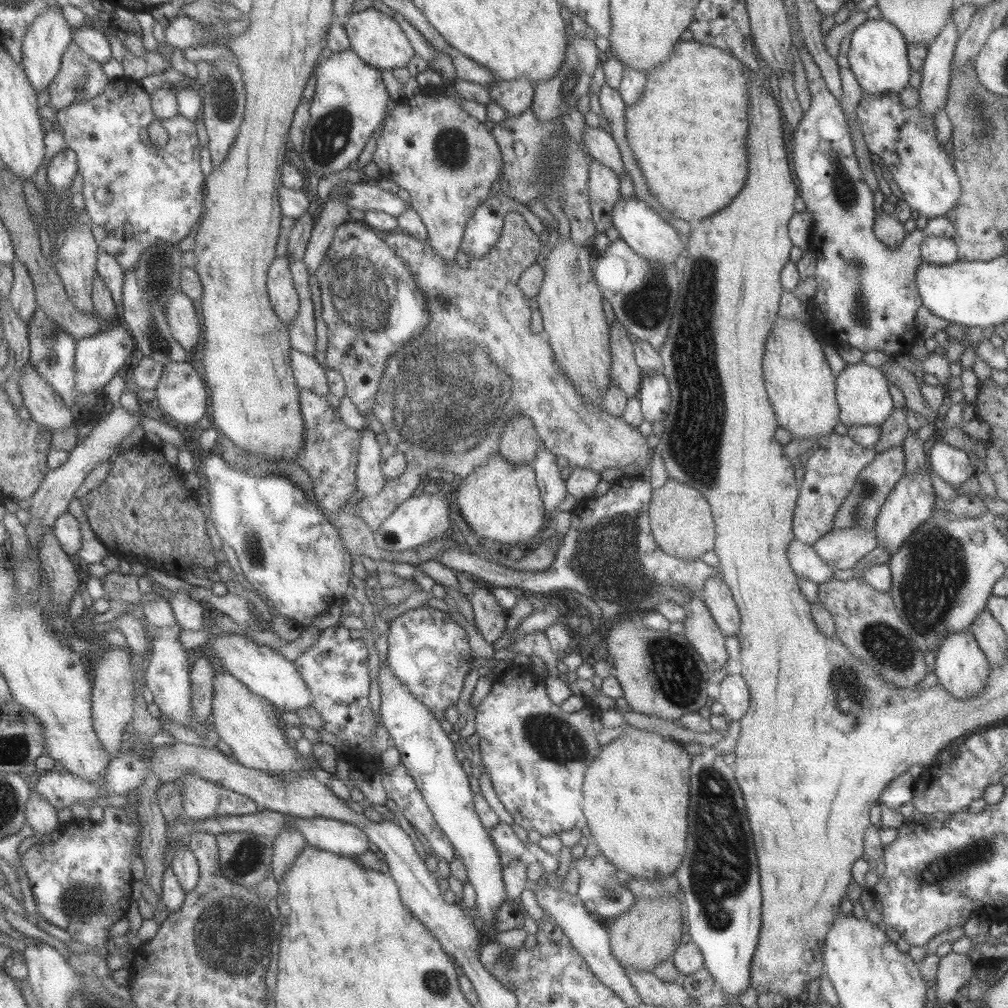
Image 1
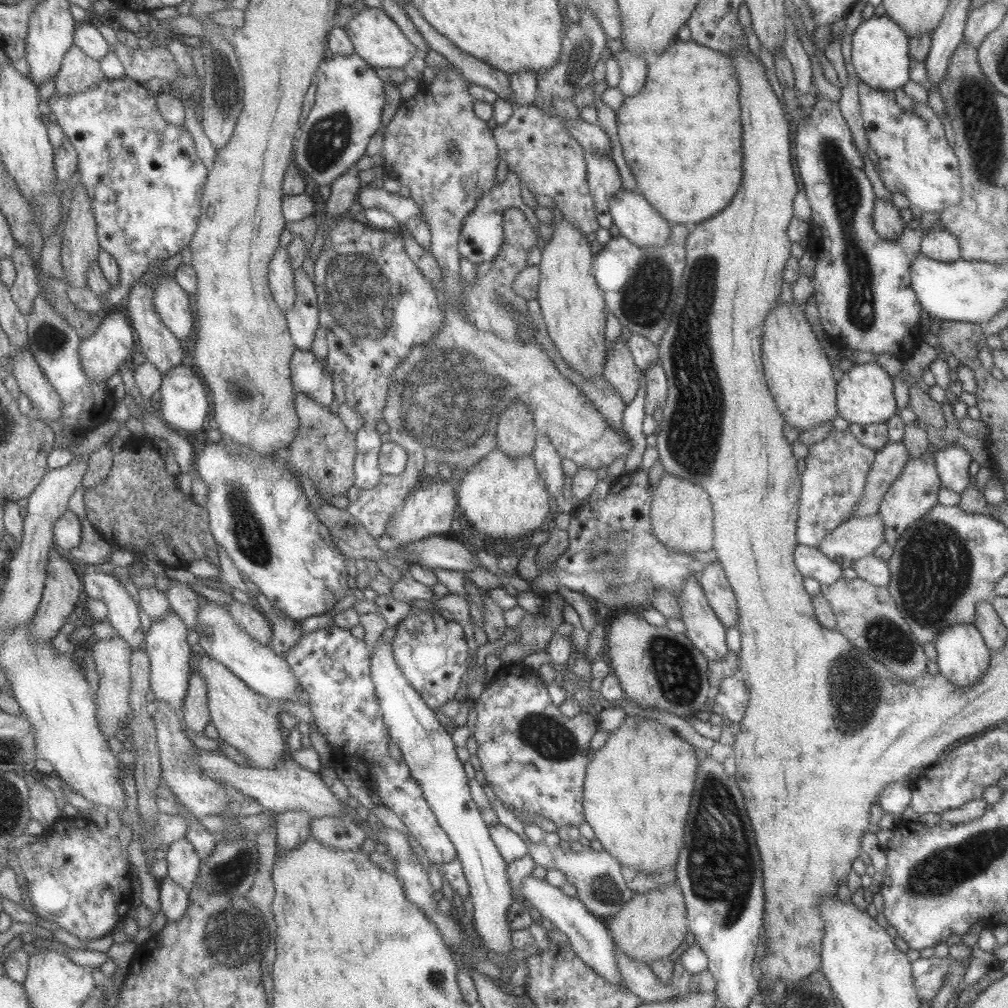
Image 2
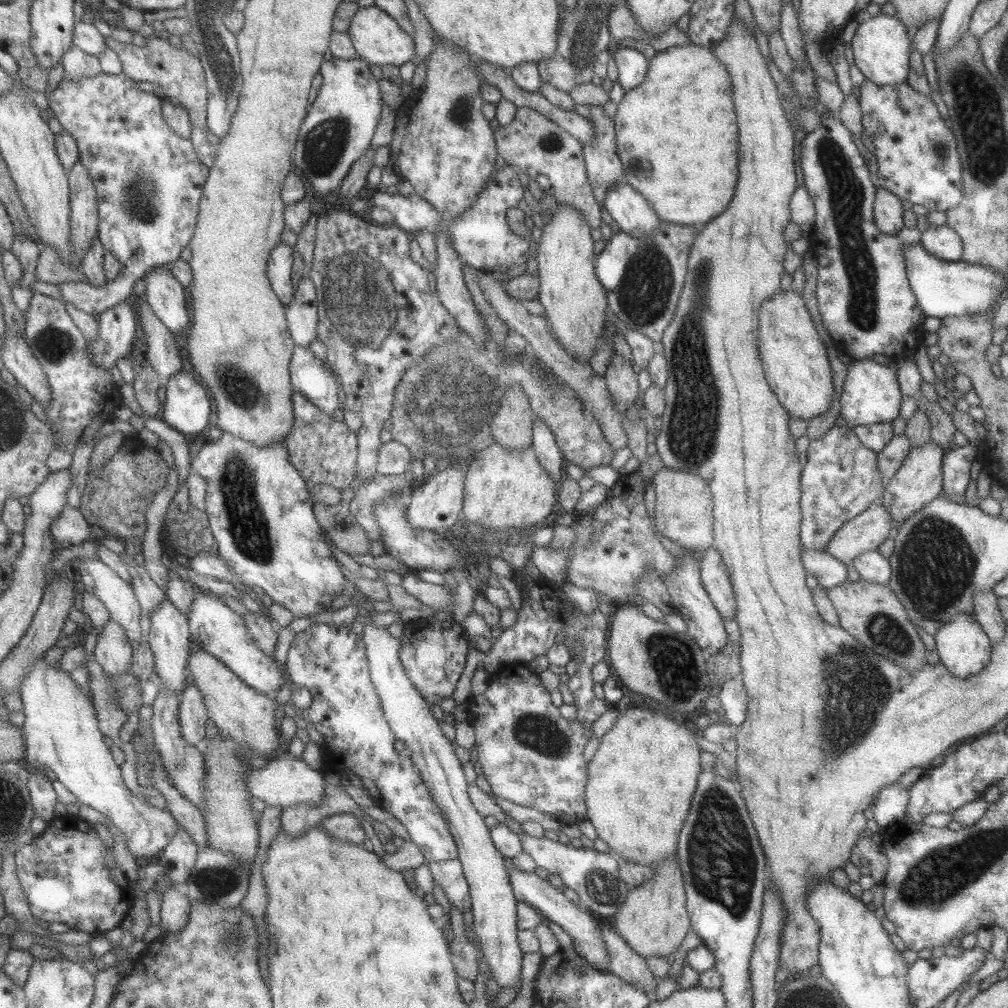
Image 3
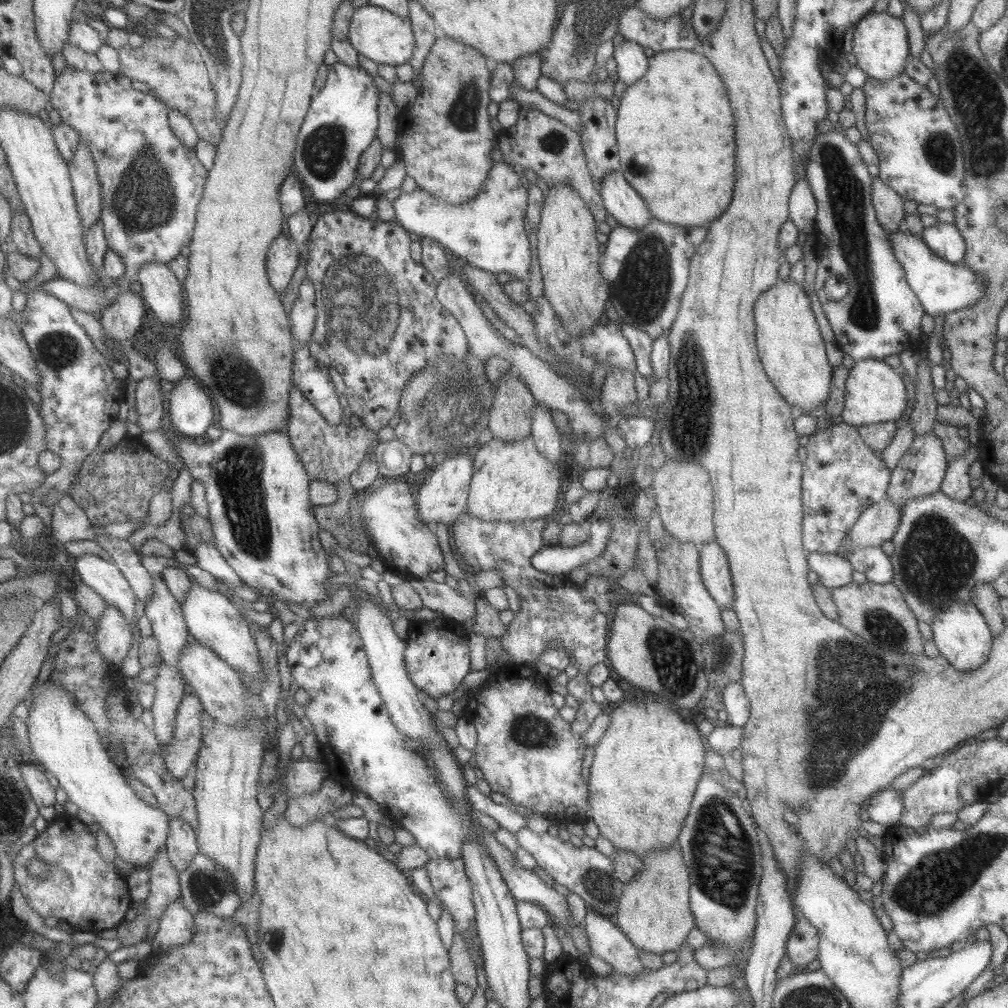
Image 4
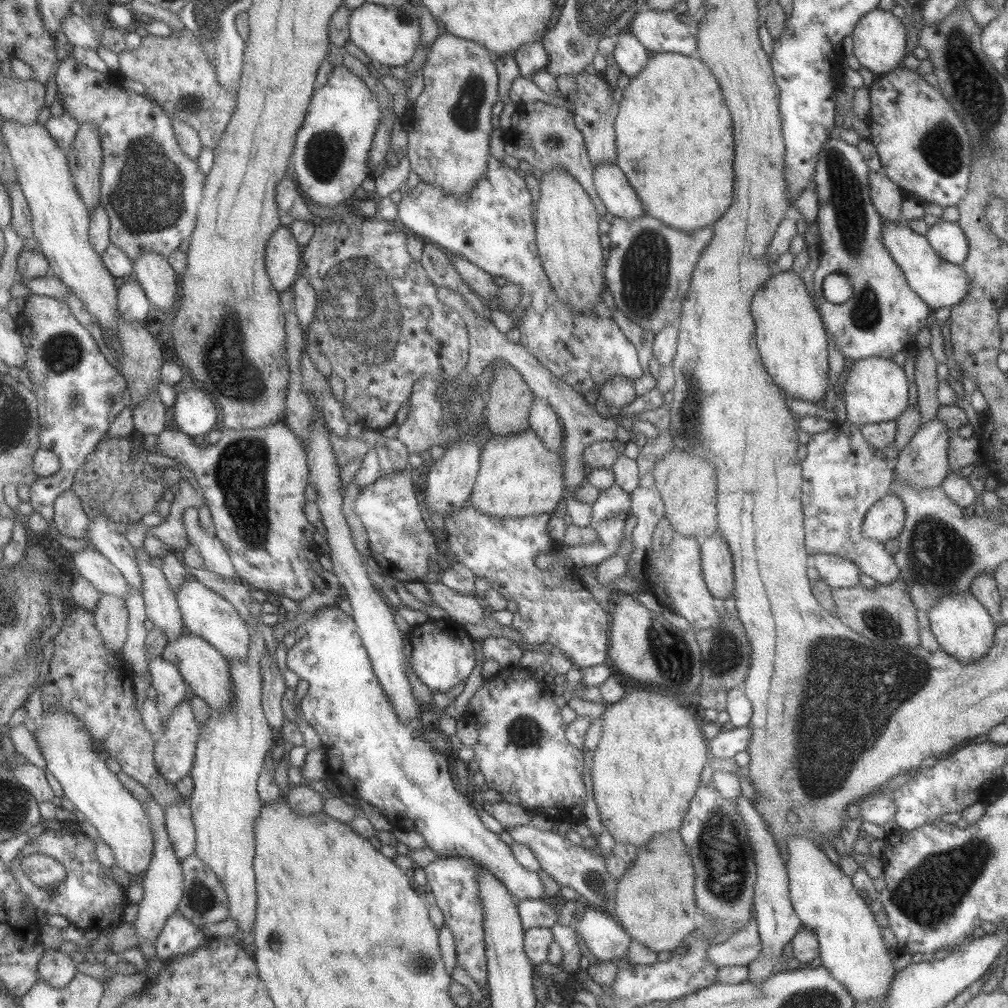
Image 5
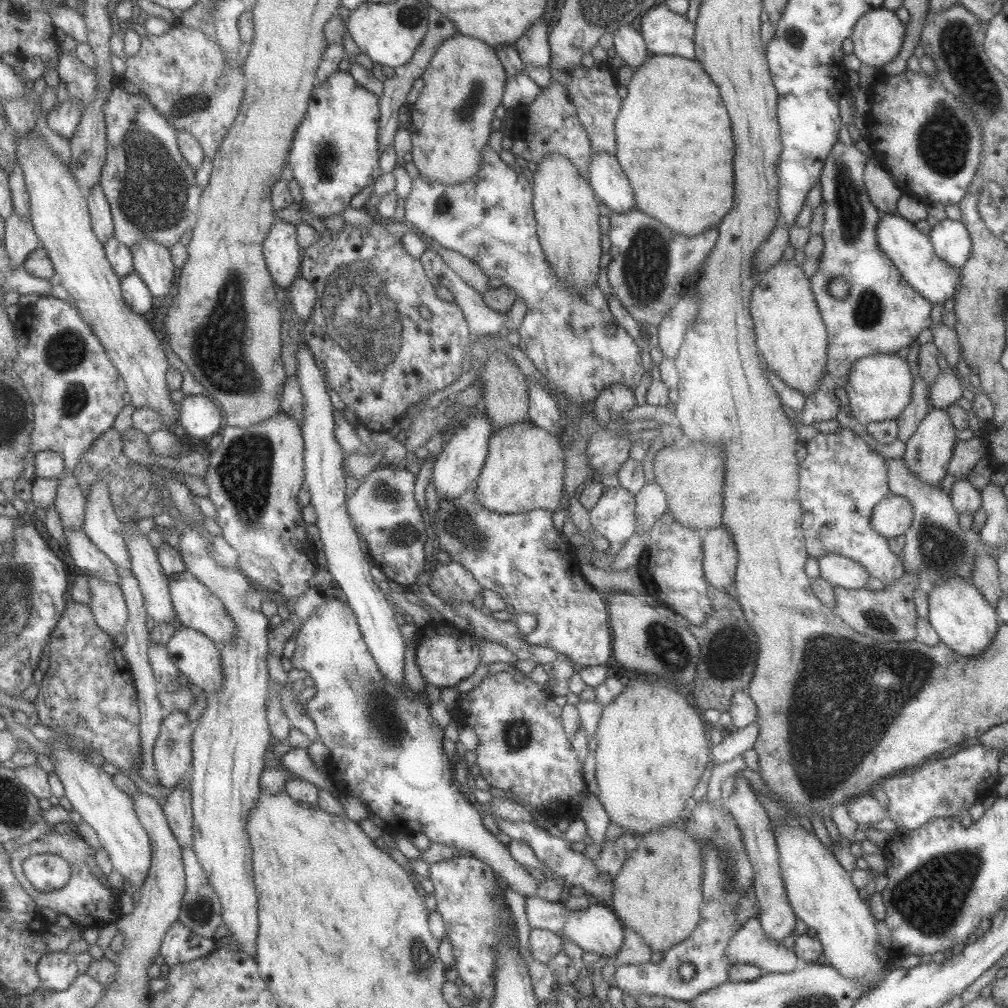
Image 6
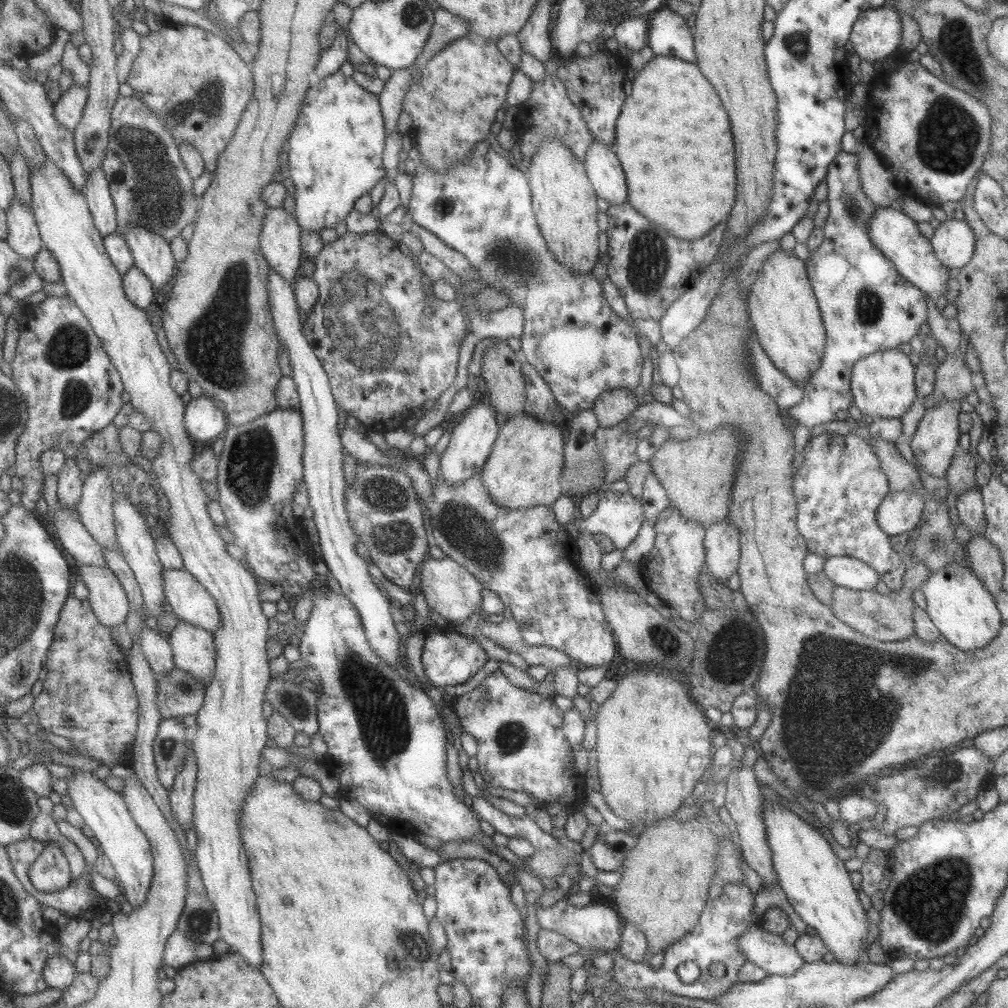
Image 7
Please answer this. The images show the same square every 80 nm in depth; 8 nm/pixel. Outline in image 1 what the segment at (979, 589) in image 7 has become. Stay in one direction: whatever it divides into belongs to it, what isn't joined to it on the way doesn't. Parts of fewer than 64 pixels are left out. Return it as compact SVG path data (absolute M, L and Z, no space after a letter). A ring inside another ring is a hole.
M964 629L963 632L948 634L936 648L934 655L934 673L940 684L953 698L967 700L977 696L987 684L991 667L985 655L979 650L973 633Z

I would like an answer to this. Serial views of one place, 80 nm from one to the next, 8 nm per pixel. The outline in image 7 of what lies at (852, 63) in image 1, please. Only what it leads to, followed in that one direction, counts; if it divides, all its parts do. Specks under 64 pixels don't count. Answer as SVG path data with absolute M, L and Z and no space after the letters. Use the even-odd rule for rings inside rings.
M886 5L864 10L851 27L849 40L860 60L875 62L891 56L900 44L900 15Z

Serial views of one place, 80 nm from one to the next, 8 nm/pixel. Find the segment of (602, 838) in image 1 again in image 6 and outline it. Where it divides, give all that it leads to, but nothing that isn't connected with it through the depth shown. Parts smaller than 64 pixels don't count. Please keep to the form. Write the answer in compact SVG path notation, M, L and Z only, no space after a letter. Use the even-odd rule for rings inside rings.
M648 677L646 680L635 680L628 683L624 689L602 708L600 719L598 720L594 737L597 748L594 750L594 777L596 780L598 793L596 798L601 803L603 811L607 813L609 823L623 829L623 834L637 838L643 837L651 830L663 829L665 826L679 823L679 814L684 807L689 806L691 794L695 790L695 784L699 776L706 768L710 758L710 741L708 739L708 724L703 720L701 711L695 707L689 698L689 694L679 694L675 692L669 684L659 681L655 677Z

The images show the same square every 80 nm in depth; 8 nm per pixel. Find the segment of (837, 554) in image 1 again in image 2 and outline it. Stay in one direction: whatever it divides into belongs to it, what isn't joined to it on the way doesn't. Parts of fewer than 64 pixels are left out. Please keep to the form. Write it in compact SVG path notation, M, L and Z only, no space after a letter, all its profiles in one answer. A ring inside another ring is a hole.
M878 512L863 518L851 517L841 522L816 546L831 562L836 562L842 569L852 568L853 563L870 555L884 540L882 520Z

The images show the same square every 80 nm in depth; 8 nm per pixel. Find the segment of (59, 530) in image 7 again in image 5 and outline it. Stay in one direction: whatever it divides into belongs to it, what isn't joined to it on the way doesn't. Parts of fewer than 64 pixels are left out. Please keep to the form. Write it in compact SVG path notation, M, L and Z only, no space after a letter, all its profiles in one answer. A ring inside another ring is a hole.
M85 547L73 554L80 576L89 580L99 592L125 599L128 584L123 573L95 547Z

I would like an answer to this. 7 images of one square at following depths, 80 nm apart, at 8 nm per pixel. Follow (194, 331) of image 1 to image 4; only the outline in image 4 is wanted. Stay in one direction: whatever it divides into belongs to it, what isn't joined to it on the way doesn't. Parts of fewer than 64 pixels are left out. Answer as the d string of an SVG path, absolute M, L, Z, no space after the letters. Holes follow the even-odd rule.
M150 262L138 270L135 279L141 287L143 303L157 320L163 324L179 323L184 316L181 286L170 267L162 262Z

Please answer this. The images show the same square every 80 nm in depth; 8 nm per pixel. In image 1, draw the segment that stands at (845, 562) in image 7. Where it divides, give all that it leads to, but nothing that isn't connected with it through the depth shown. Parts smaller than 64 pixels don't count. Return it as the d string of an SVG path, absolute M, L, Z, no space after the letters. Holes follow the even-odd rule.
M793 540L786 546L786 557L795 576L801 581L808 580L819 584L831 579L833 568L815 554L811 545Z

